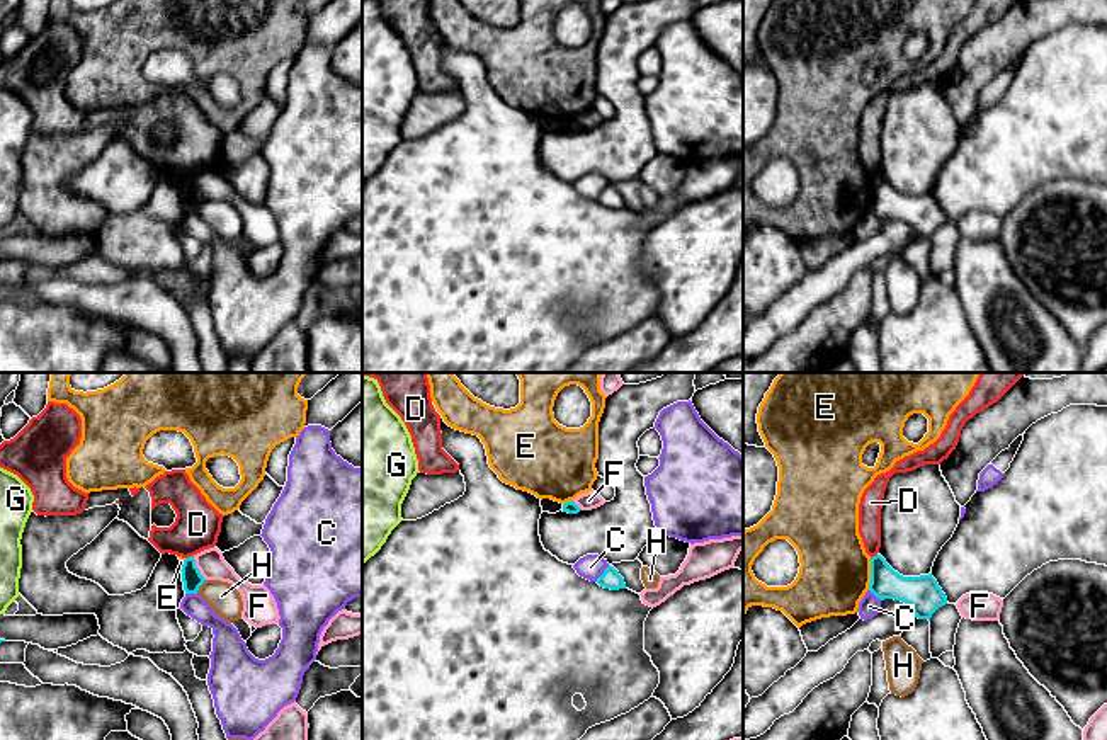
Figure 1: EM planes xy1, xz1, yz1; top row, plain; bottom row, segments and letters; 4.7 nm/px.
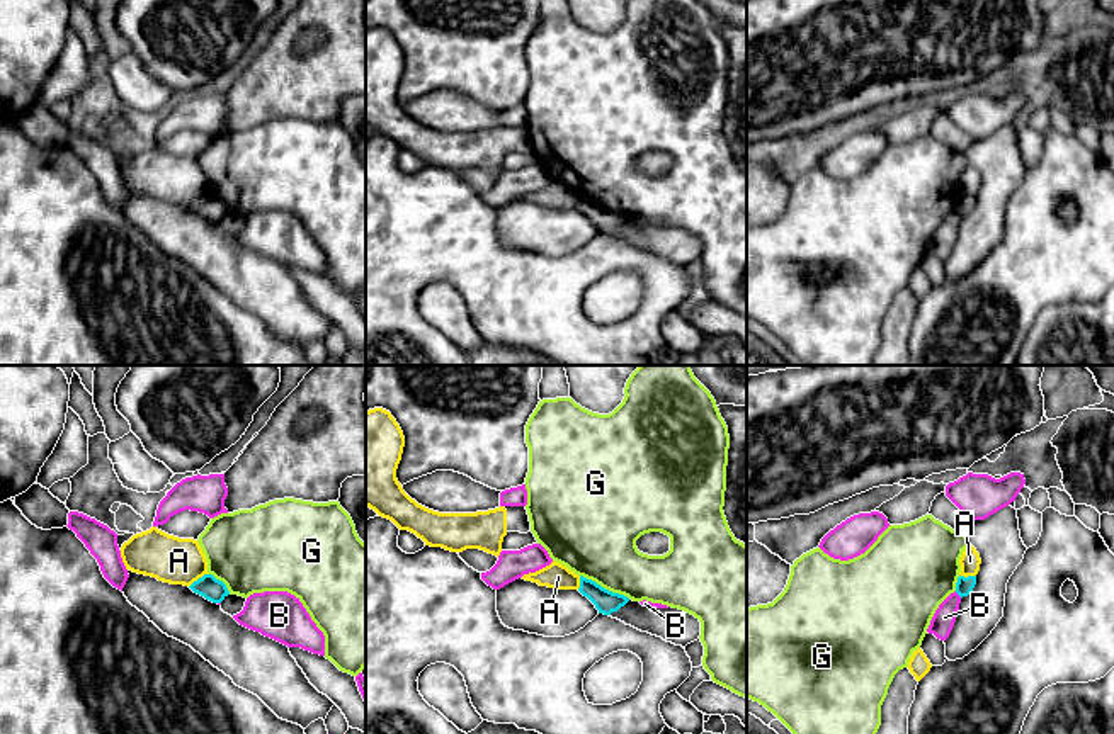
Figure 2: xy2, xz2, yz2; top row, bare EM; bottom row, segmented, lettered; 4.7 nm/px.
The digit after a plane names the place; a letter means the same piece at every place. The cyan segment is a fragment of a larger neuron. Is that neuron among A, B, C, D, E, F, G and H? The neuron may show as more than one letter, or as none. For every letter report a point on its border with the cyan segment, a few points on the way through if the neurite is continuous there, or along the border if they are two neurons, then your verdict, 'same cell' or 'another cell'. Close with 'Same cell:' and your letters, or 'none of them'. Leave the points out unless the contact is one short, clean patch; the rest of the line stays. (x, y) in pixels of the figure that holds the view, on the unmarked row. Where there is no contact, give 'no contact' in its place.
A: xy2 (199, 197) | along xy2 (206, 192), (189, 206) | another cell
B: yz2 (958, 213) | same cell
C: xz1 (602, 193) | another cell
D: xy1 (189, 176) | along xy1 (193, 174), (186, 177) | another cell
E: yz1 (871, 193) | along yz1 (871, 177), (871, 201), (868, 208) | another cell
F: xy1 (198, 187) | another cell
G: xz2 (604, 208) | another cell
H: xy1 (199, 204) | another cell
Same cell: B

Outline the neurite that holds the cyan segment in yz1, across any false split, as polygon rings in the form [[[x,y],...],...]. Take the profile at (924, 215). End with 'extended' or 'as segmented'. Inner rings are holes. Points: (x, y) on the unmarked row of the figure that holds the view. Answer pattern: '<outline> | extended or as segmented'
[[[881,174],[871,177],[869,209],[881,219],[894,218],[908,223],[918,238],[930,240],[932,233],[947,223],[947,216],[932,192],[903,196]]] | as segmented

